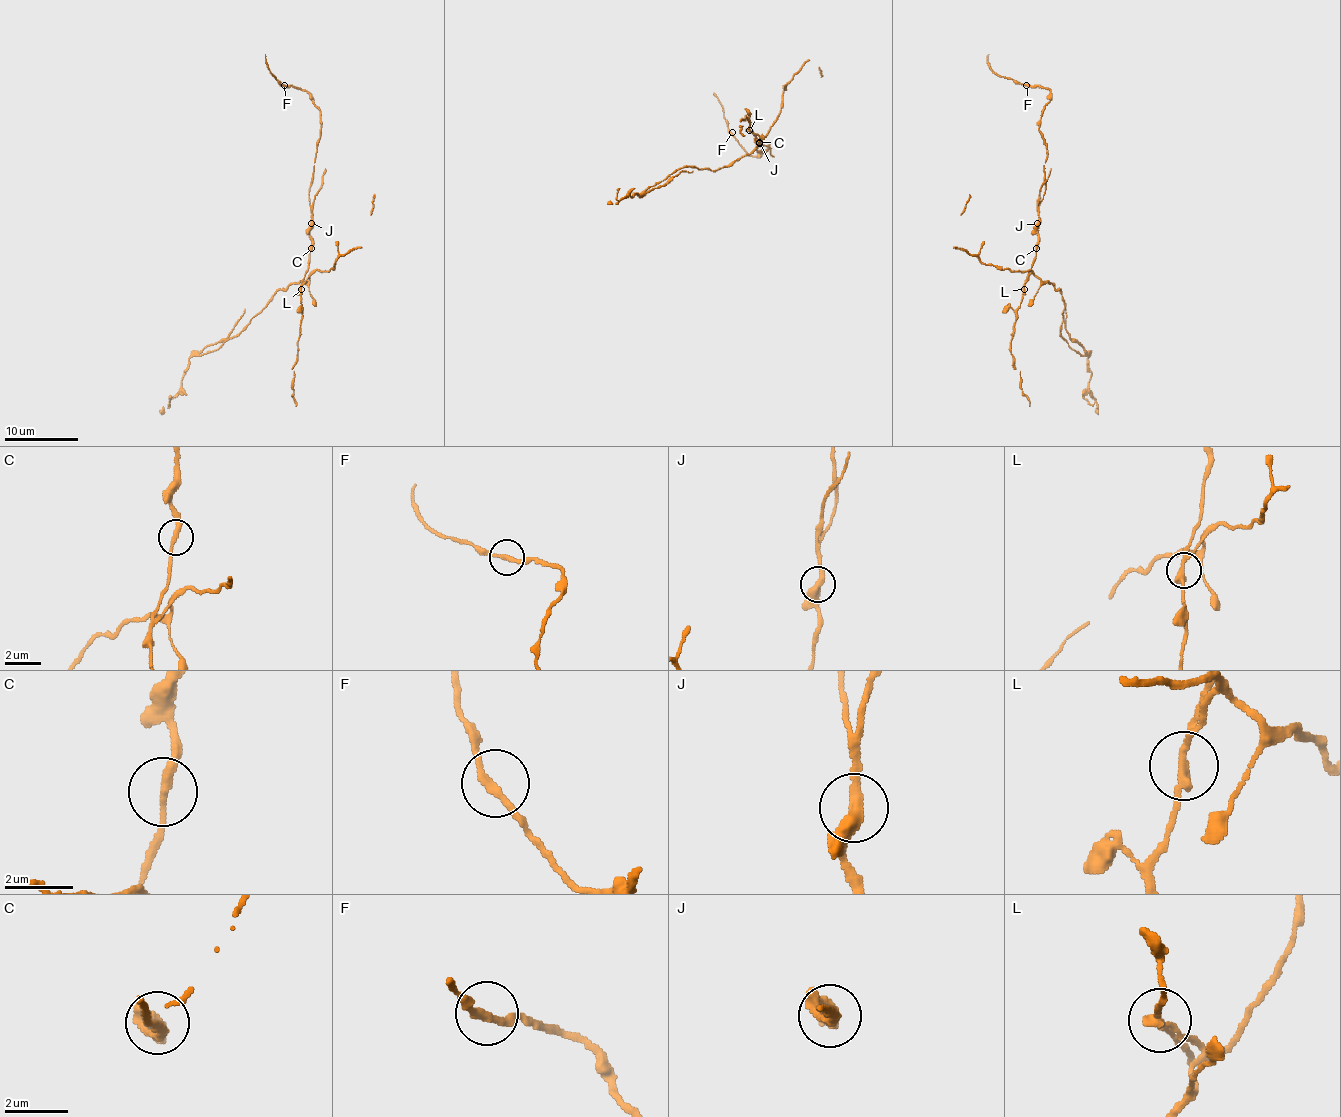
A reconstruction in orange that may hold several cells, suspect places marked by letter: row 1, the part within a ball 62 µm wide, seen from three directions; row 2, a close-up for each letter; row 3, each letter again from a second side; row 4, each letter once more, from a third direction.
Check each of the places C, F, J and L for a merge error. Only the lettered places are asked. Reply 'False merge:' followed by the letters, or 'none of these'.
False merge: J, L

